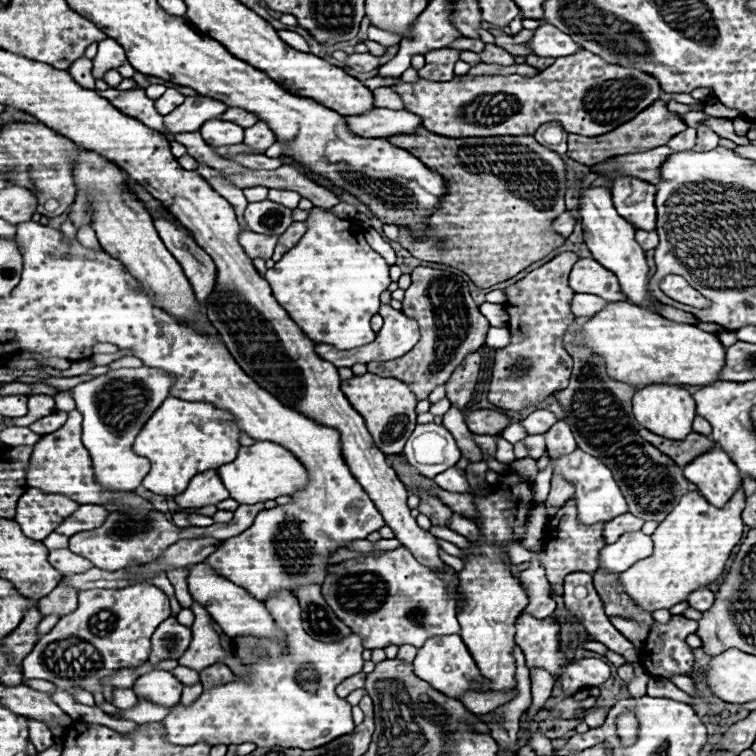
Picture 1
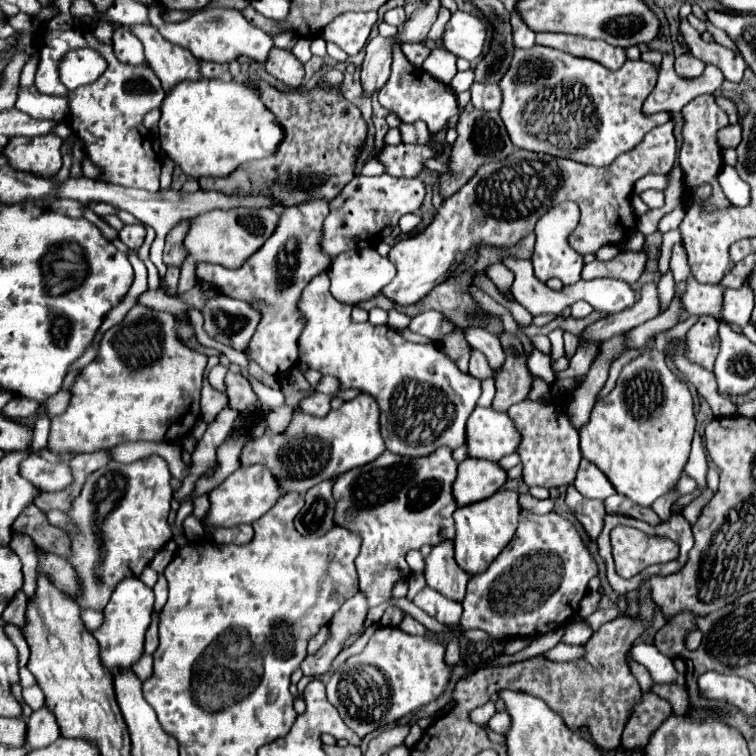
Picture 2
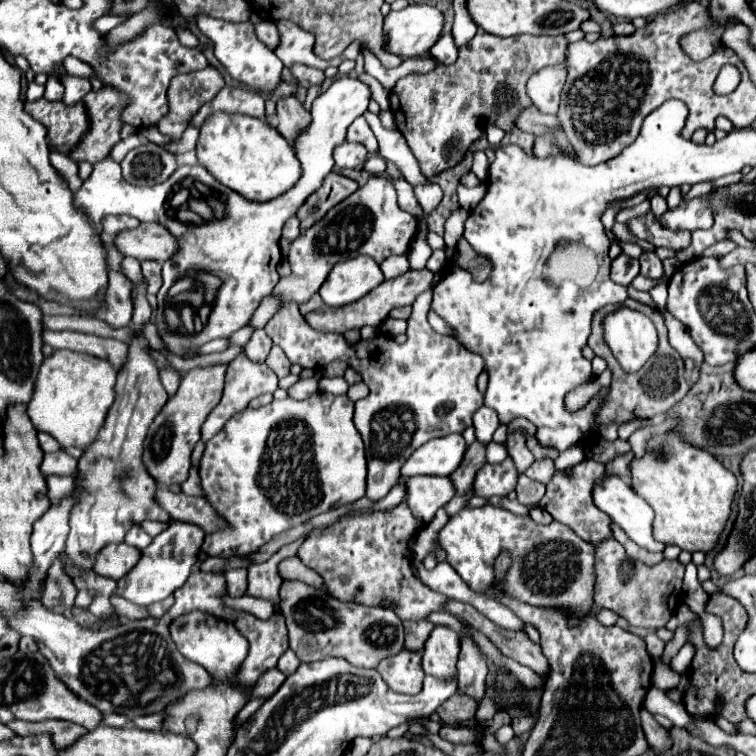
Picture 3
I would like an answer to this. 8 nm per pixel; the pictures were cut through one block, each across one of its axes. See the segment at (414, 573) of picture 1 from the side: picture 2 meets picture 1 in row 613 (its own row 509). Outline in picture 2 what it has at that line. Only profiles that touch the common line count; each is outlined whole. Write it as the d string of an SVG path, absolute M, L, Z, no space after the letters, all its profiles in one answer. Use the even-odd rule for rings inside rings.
M440 448L432 456L426 458L404 458L394 456L392 452L384 452L372 464L352 468L336 478L332 494L336 500L334 524L356 532L362 538L362 550L356 558L356 570L360 578L360 592L364 592L370 606L378 606L392 598L392 588L396 582L410 576L410 566L406 564L406 554L410 550L420 550L424 544L436 546L444 540L454 540L454 520L452 512L456 510L456 502L452 496L452 482L456 478L456 462L452 458L450 448Z

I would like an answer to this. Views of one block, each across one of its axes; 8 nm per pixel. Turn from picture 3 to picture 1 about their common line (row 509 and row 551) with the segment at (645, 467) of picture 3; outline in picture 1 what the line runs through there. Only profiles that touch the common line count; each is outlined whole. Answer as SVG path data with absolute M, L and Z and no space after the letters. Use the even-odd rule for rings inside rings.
M738 490L724 508L716 508L698 492L682 496L678 506L652 534L654 552L648 558L638 560L626 572L620 572L620 584L636 606L644 612L654 612L660 608L670 610L672 606L686 602L694 590L710 586L722 576L732 548L742 538L744 522L740 514L744 510L744 498L744 490Z

